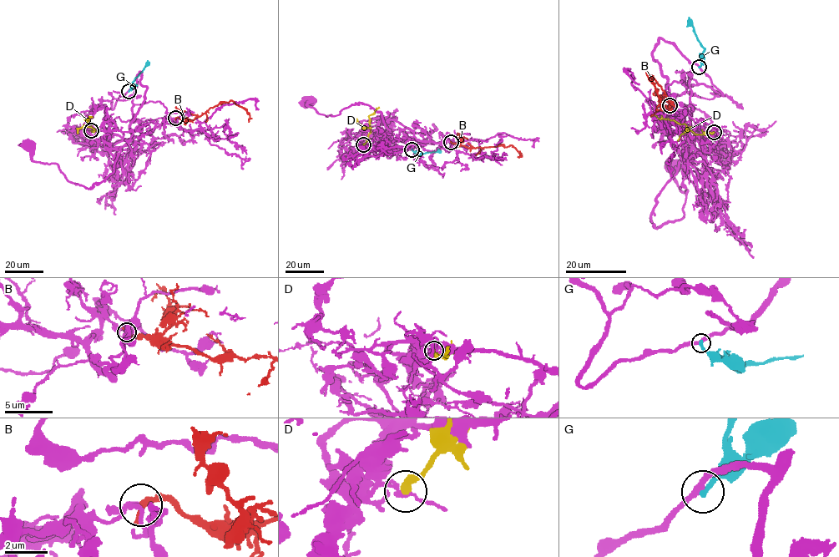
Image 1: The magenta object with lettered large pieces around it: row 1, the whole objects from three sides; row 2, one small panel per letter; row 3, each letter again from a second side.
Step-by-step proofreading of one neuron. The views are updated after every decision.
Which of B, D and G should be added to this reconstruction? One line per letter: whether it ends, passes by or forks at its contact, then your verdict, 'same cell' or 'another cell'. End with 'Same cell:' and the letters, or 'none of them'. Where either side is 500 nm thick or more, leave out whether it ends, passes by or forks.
B: it ends | same cell
D: it ends | another cell
G: it ends | another cell
Same cell: B

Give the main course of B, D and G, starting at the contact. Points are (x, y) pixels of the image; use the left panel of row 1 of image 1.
B: (175, 118), (192, 120), (210, 108), (232, 100), (249, 114), (249, 122)
D: (91, 130), (93, 131), (93, 129), (85, 119), (92, 117)
G: (128, 91), (147, 60)

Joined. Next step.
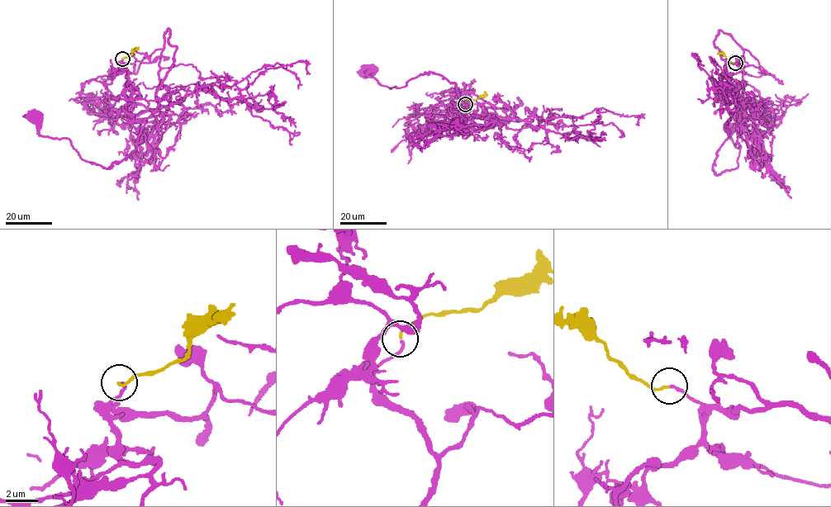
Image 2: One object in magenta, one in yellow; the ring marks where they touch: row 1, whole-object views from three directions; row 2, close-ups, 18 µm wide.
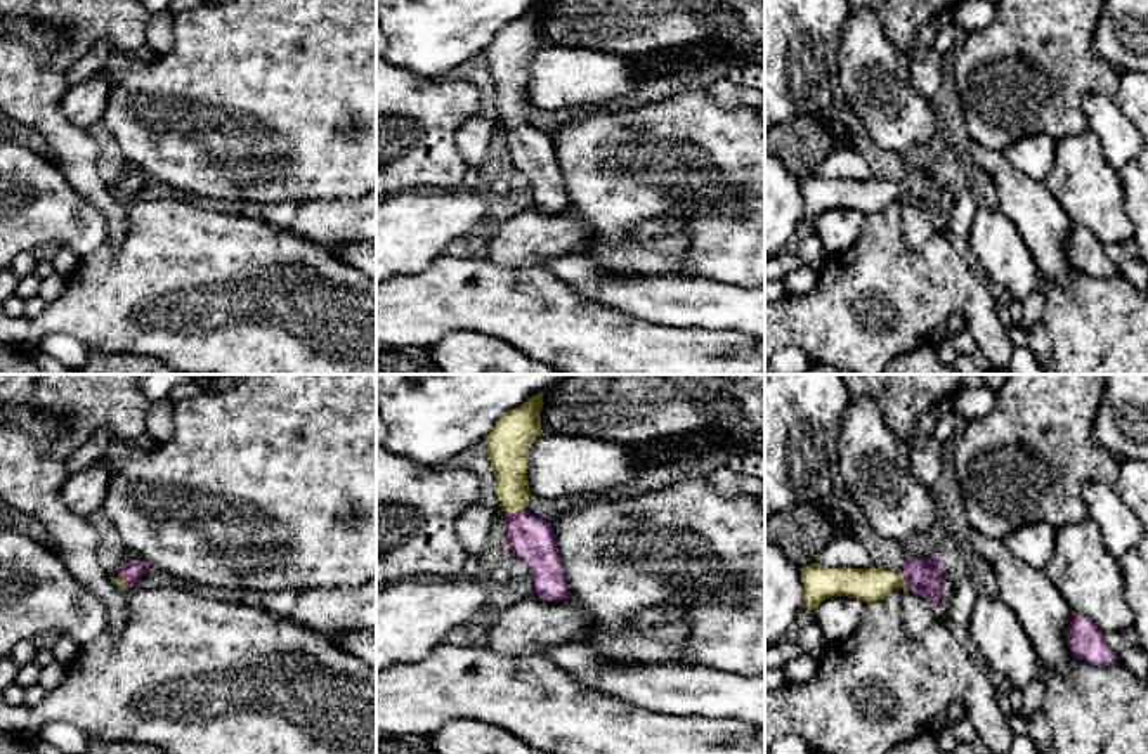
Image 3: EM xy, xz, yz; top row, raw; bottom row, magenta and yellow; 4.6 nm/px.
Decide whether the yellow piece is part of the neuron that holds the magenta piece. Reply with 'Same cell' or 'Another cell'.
Same cell

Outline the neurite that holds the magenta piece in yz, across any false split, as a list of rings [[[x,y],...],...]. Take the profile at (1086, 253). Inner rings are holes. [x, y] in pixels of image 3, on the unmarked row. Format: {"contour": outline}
{"contour": [[[1073,225],[1066,246],[1073,270],[1096,277],[1112,277],[1119,269],[1106,257],[1103,243],[1087,229]]]}

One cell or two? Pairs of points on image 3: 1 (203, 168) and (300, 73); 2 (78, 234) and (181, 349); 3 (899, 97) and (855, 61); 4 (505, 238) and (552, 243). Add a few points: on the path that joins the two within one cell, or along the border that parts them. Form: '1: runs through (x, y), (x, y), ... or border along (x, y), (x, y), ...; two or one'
1: runs through (224, 144), (276, 96); one
2: border along (106, 238), (80, 259); two
3: runs through (888, 94), (866, 71); one
4: runs through (517, 238), (540, 238); one

